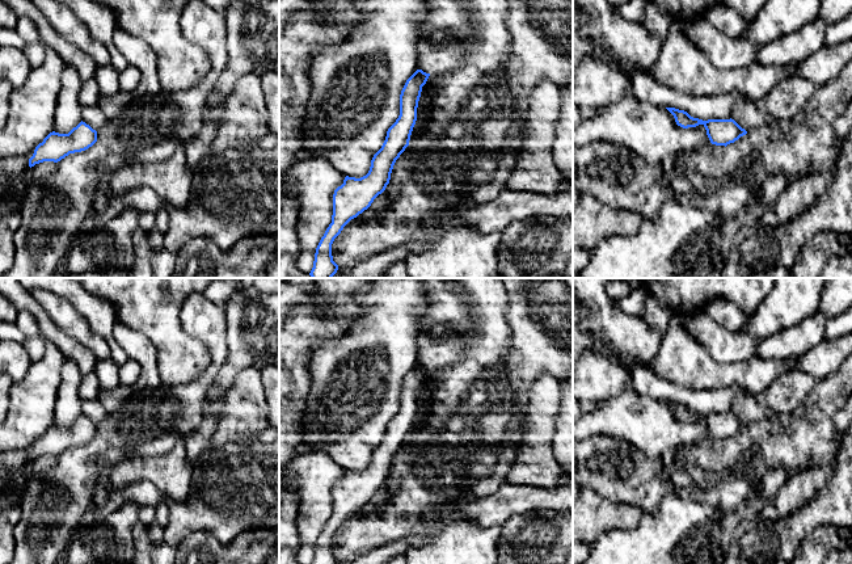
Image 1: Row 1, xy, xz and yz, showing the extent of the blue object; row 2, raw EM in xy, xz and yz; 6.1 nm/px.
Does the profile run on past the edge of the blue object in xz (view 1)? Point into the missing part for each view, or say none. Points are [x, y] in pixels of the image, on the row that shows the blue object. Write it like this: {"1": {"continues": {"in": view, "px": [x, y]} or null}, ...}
{"1": {"continues": null}}

